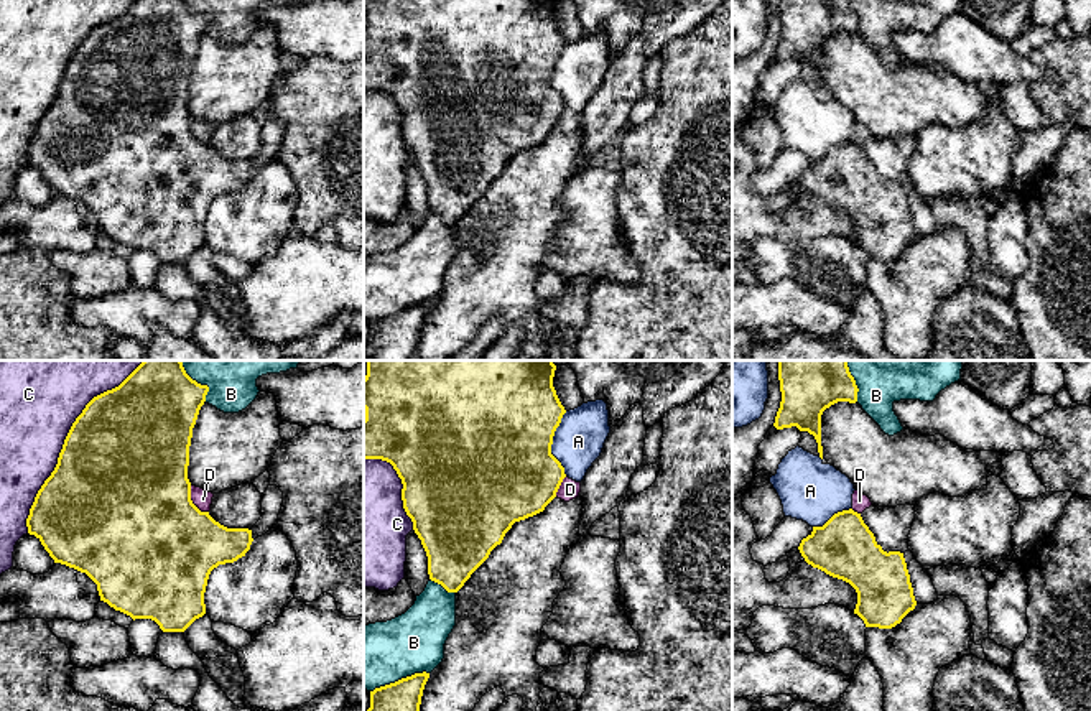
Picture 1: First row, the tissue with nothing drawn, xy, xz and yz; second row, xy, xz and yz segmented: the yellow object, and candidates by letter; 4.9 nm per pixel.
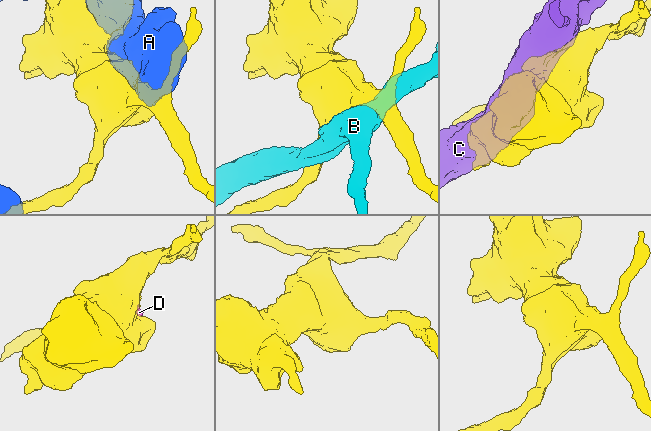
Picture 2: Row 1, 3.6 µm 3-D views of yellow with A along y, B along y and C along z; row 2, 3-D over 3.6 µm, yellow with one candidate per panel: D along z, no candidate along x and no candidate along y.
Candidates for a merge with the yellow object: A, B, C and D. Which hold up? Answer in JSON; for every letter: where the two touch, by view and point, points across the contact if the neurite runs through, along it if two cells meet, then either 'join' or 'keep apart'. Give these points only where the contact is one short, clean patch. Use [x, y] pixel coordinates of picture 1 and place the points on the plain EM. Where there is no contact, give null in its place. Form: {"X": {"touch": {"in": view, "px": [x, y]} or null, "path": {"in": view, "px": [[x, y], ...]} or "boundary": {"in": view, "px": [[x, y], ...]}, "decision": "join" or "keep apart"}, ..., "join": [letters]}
{"A": {"touch": {"in": "xz", "px": [552, 74]}, "decision": "keep apart"}, "B": {"touch": {"in": "xz", "px": [399, 311]}, "decision": "keep apart"}, "C": {"touch": {"in": "xy", "px": [63, 76]}, "decision": "keep apart"}, "D": {"touch": {"in": "xy", "px": [191, 134]}, "boundary": {"in": "xy", "px": [[190, 117], [190, 130], [201, 142], [208, 144]]}, "decision": "keep apart"}, "join": []}

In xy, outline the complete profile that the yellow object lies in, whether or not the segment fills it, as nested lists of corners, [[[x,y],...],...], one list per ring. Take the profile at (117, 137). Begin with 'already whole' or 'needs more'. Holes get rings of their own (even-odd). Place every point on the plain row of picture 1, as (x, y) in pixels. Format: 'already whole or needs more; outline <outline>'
already whole; outline [[[135,0],[118,18],[94,28],[72,54],[58,95],[38,122],[26,150],[28,165],[41,173],[54,194],[86,204],[97,216],[100,232],[130,247],[133,252],[151,250],[163,263],[184,263],[196,250],[202,249],[206,245],[204,224],[211,202],[219,196],[234,194],[245,188],[253,173],[252,161],[227,160],[216,153],[209,143],[201,143],[191,132],[191,114],[188,110],[189,77],[193,59],[207,23],[209,18],[193,12],[184,0]]]

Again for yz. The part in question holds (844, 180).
already whole; outline [[[852,140],[834,145],[823,158],[813,158],[798,181],[808,196],[856,221],[854,245],[864,252],[866,258],[892,260],[917,237],[903,184],[884,183],[861,145]]]

